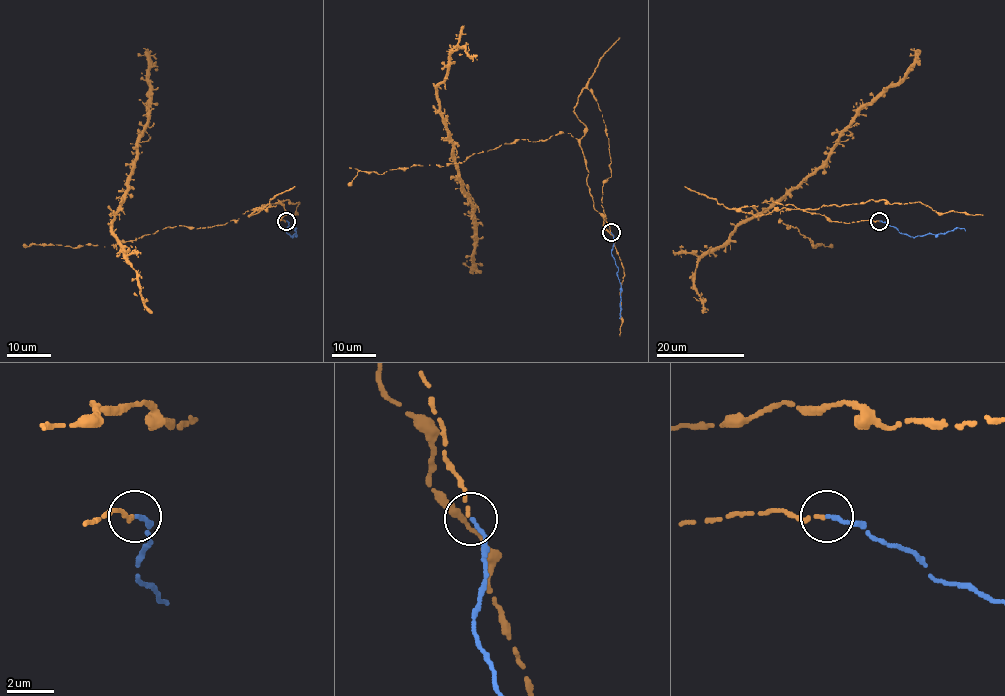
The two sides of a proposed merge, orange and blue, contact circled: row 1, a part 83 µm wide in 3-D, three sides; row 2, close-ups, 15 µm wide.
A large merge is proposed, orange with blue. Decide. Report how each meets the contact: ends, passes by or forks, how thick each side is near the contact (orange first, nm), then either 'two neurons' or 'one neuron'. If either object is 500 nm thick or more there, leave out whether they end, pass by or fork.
orange ends; blue ends; calibres 160 and 180 nm; one neuron

